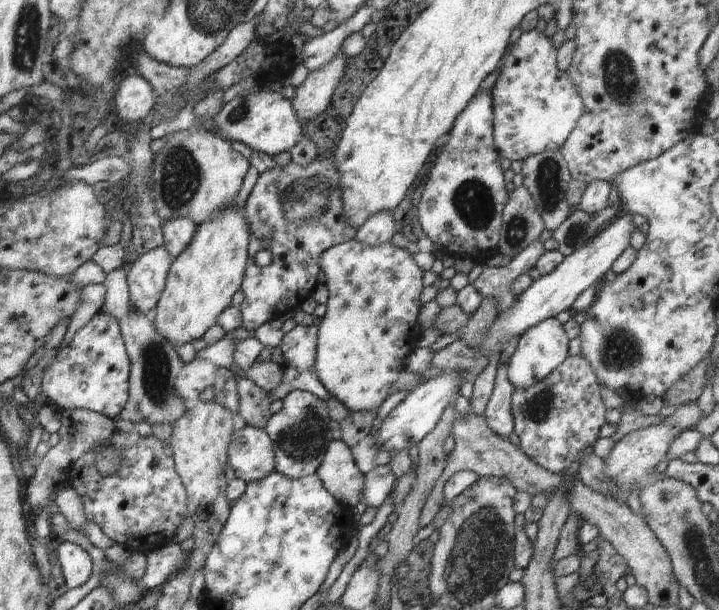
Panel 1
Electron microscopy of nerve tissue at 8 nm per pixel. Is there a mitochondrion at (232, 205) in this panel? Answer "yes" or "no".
no

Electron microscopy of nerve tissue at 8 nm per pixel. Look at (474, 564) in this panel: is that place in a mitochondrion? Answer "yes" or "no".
yes

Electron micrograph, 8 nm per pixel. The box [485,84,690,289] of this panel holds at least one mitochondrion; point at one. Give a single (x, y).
(549, 183)

